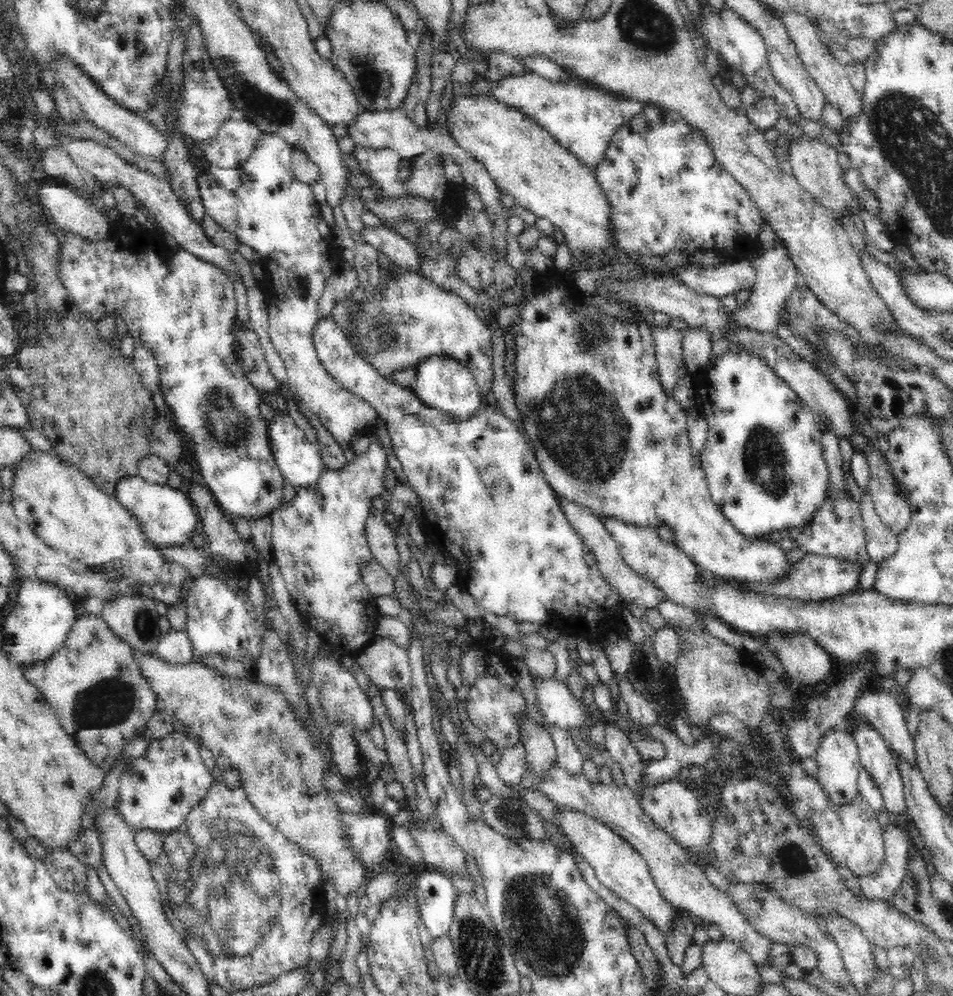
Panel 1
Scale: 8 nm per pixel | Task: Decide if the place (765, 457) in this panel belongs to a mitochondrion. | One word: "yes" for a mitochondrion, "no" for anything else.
yes

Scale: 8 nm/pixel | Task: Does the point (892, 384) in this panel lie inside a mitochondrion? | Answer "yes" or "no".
no

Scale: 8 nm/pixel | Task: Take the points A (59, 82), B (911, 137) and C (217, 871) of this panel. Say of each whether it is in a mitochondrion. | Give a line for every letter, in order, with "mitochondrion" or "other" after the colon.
A: other
B: mitochondrion
C: mitochondrion

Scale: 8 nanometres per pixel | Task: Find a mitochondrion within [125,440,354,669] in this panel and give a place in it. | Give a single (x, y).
(143, 621)

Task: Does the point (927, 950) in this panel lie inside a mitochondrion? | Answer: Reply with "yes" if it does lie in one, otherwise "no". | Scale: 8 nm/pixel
yes

